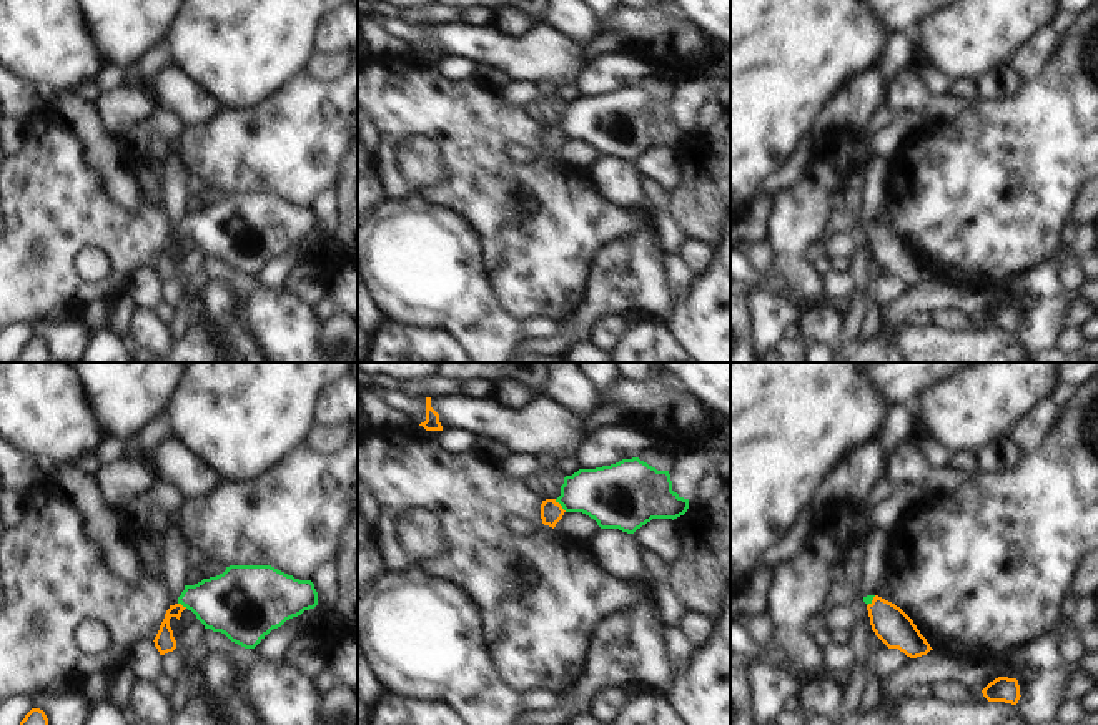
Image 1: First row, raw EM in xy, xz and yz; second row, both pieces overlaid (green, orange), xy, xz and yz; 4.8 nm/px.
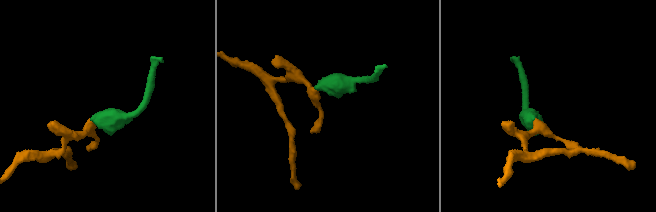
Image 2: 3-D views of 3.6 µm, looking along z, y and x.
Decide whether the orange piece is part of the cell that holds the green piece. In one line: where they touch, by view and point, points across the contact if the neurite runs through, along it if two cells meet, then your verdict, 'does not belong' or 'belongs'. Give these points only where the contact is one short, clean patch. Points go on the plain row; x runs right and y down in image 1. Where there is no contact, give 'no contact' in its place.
xz (561, 132) | across xz (611, 122), (578, 122), (561, 132), (551, 140) | belongs

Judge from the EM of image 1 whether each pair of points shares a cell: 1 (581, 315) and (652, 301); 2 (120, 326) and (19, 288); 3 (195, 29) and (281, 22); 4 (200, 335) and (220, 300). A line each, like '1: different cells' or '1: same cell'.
1: same cell
2: different cells
3: same cell
4: different cells

